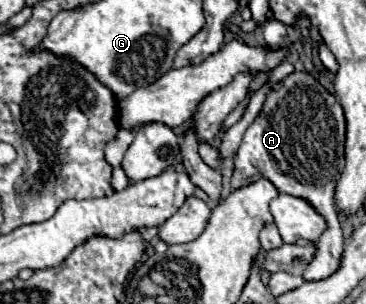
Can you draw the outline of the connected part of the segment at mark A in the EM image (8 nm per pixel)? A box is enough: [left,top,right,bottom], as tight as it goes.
[230,70,344,282]

